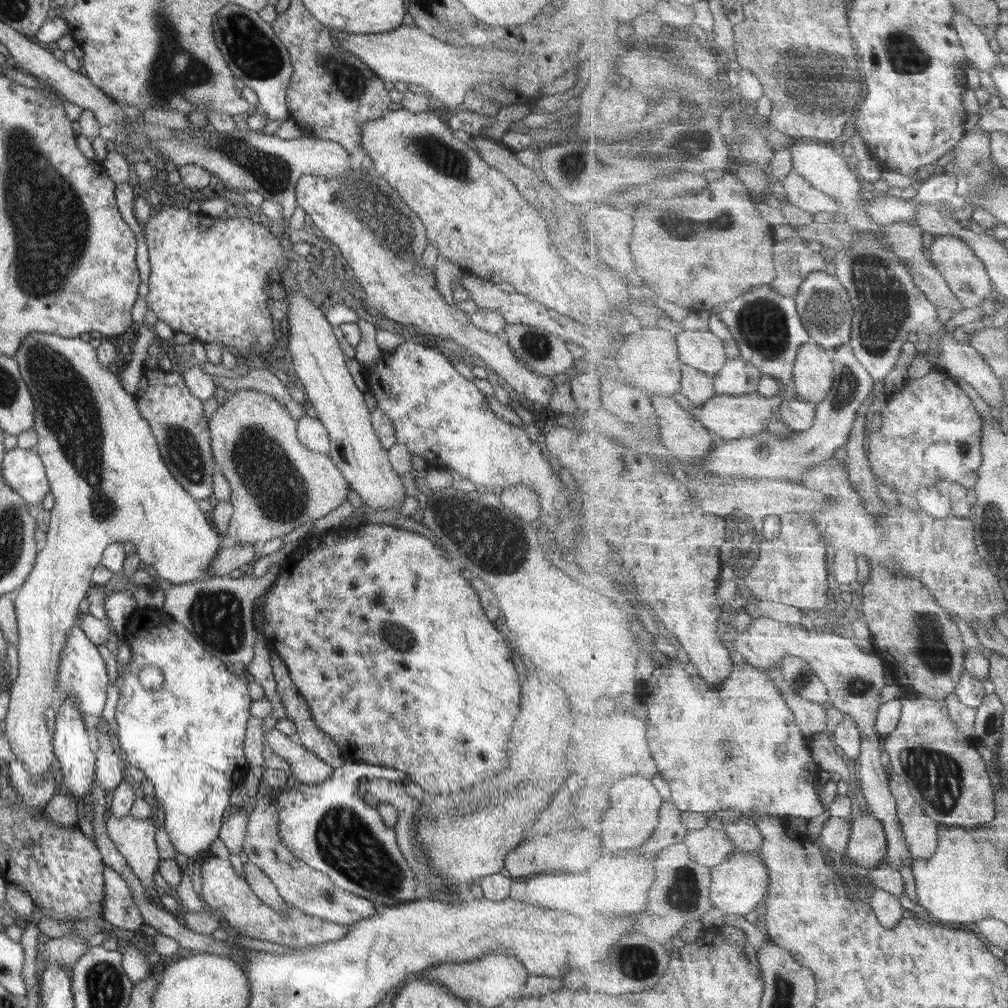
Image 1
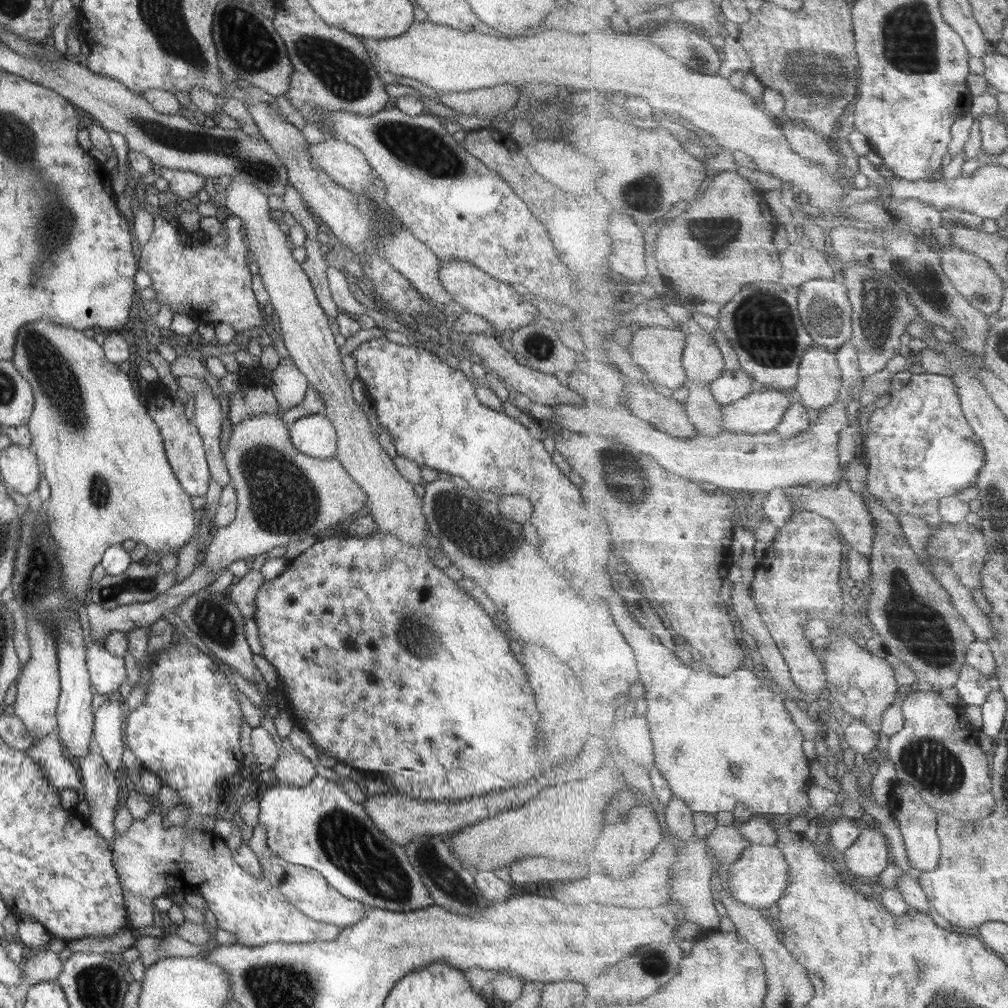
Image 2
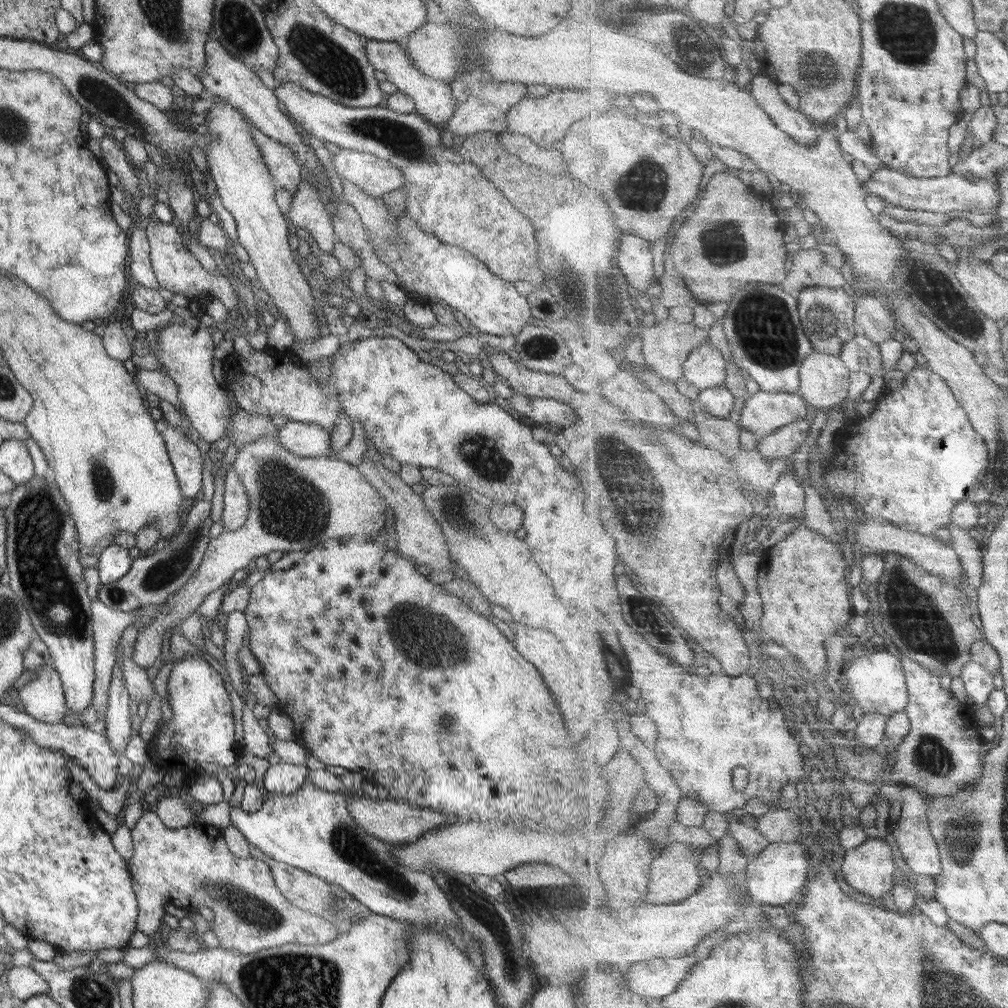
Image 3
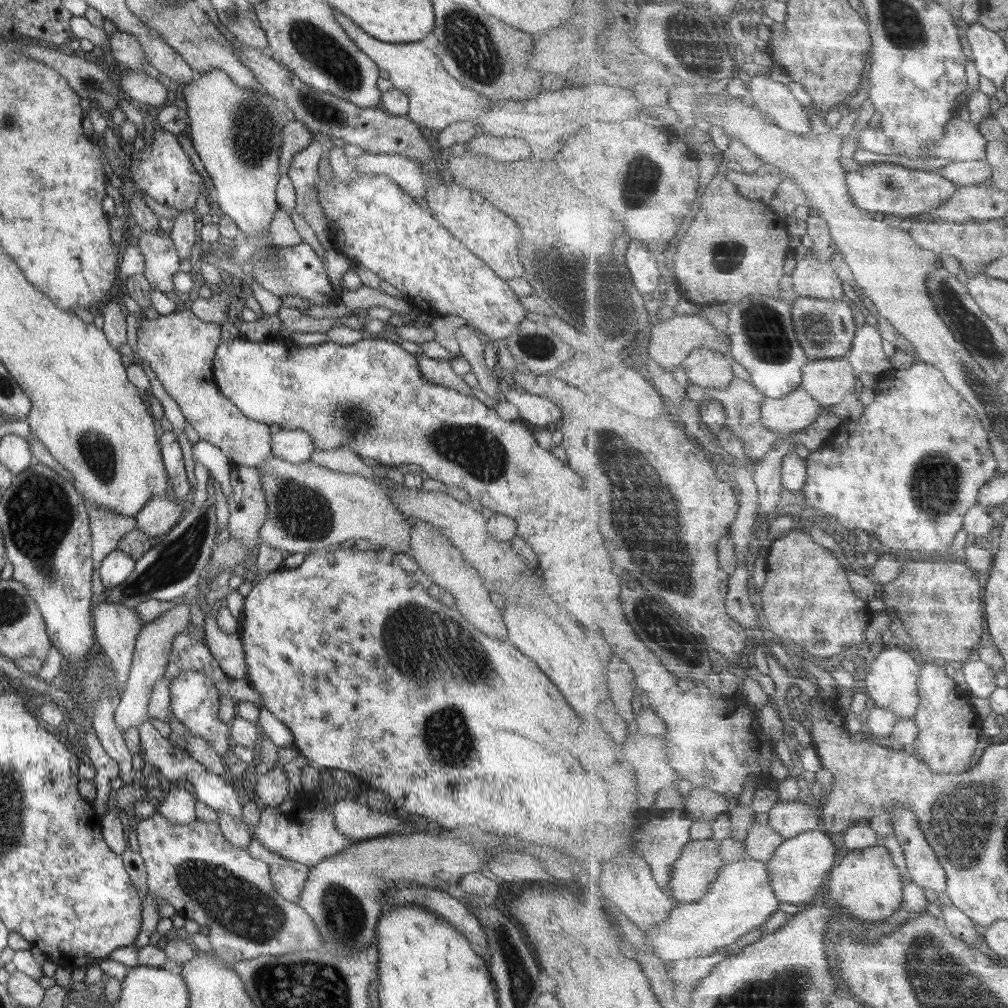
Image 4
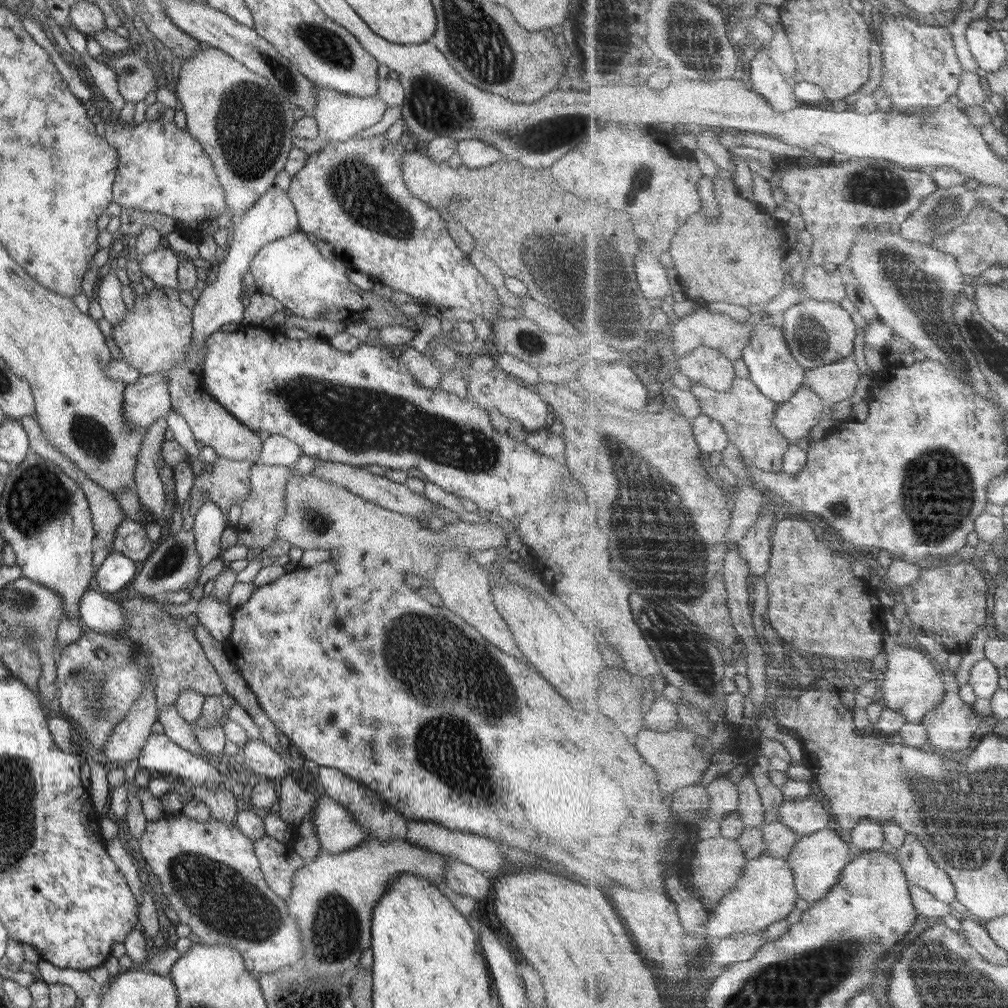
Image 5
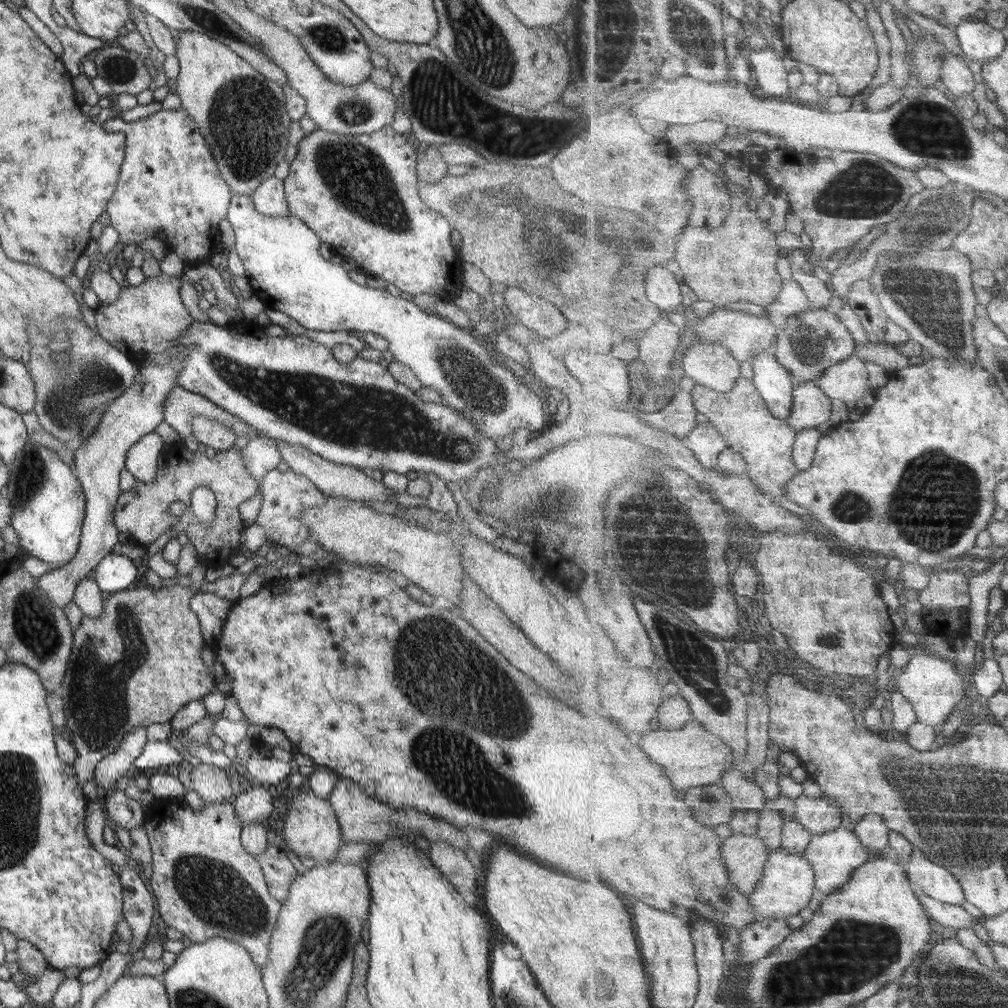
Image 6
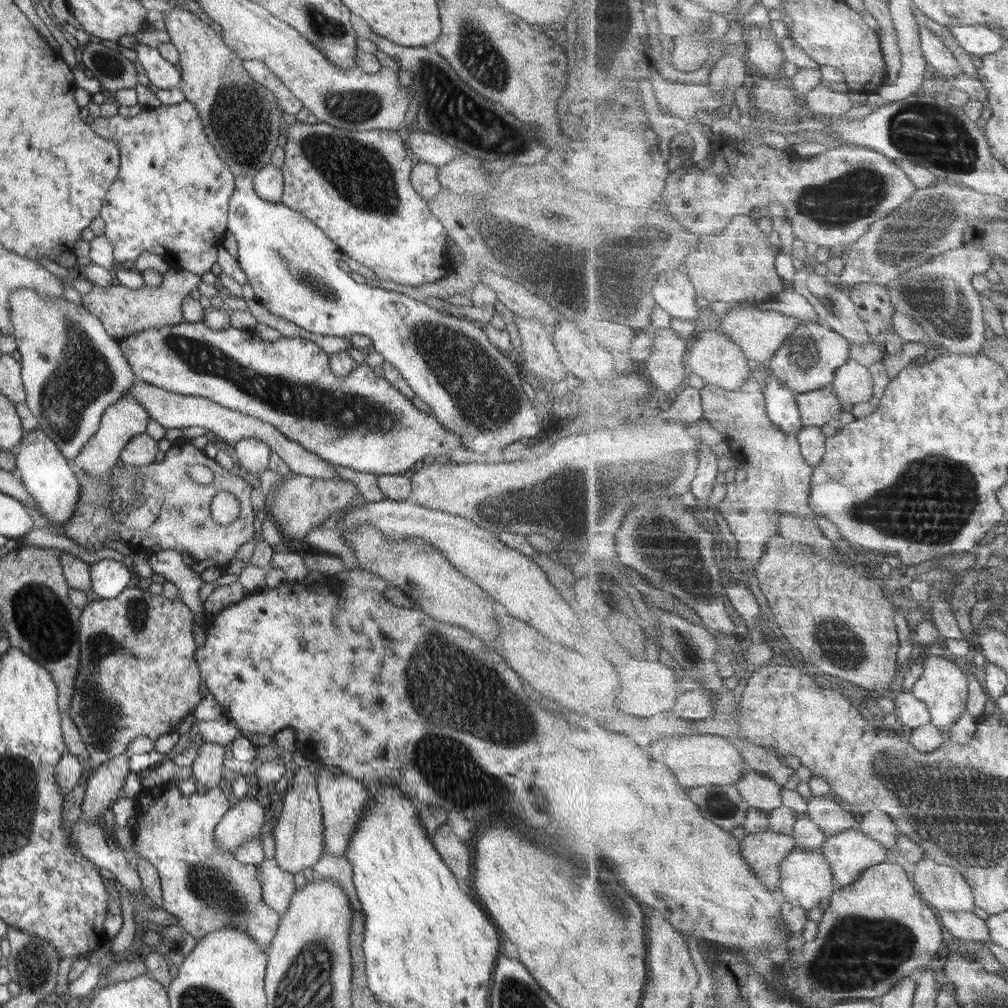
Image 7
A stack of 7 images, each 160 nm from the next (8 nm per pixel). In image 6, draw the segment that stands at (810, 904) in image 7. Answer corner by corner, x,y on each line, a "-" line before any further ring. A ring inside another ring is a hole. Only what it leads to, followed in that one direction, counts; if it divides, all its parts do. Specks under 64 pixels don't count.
781,850
770,853
768,864
763,868
763,879
759,881
756,890
749,895
752,909
759,921
766,918
785,919
787,916
799,914
809,906
815,896
815,870
809,859
798,854
787,854

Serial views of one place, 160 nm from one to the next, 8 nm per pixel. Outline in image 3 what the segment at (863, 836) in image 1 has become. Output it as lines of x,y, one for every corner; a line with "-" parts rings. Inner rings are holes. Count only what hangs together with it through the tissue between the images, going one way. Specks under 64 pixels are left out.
878,839
849,849
841,862
841,880
873,899
892,896
895,884
895,862
891,846

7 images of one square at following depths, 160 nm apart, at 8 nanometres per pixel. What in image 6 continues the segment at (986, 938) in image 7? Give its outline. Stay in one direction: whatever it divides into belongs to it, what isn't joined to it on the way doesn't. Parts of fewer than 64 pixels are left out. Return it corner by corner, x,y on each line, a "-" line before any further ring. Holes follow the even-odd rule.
919,894
925,910
928,911
935,921
940,923
947,932
952,932
959,928
973,928
973,923
977,918
971,916
962,906
945,904
939,900
931,898
927,894

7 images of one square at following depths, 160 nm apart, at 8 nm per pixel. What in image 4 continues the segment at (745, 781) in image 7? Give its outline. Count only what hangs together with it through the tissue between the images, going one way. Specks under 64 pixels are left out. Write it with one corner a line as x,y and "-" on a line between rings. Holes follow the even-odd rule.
695,787
687,796
686,810
697,822
713,823
722,813
728,813
728,798
710,788

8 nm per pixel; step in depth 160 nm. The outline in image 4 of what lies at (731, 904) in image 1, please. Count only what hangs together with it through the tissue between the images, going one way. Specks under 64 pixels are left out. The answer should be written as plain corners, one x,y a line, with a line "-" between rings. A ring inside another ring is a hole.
821,828
799,834
790,840
784,840
781,847
777,849
776,856
767,862
771,886
777,898
780,898
780,902
786,901
797,906
801,904
809,906
821,895
820,886
835,868
835,854
837,854
835,844
825,833
826,830

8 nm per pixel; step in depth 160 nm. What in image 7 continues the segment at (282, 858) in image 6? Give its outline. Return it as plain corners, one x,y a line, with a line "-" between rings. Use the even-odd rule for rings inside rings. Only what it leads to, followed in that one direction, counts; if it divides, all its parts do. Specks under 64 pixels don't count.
274,858
256,866
259,871
260,893
263,902
279,916
285,914
296,890
293,876
277,867

